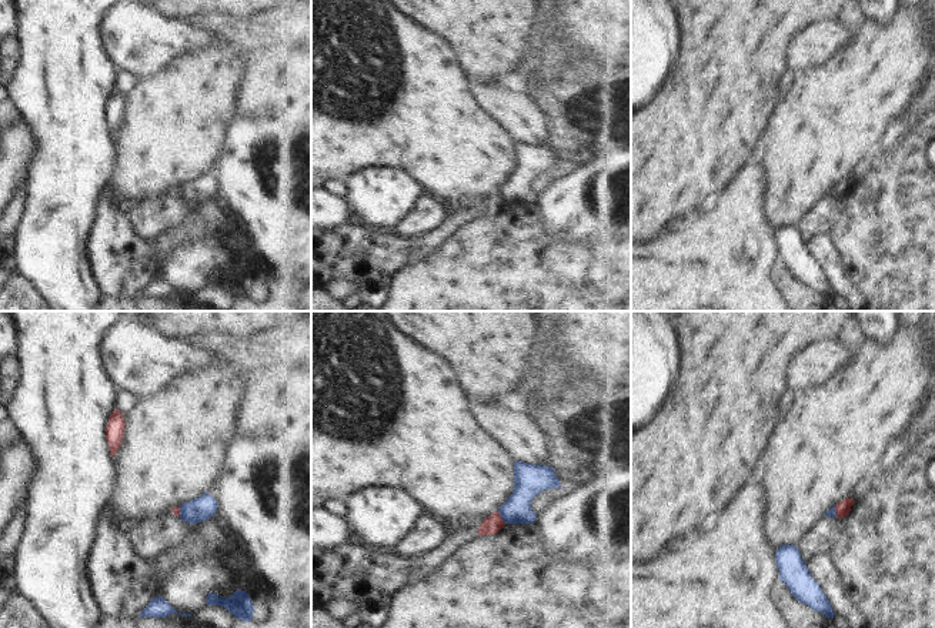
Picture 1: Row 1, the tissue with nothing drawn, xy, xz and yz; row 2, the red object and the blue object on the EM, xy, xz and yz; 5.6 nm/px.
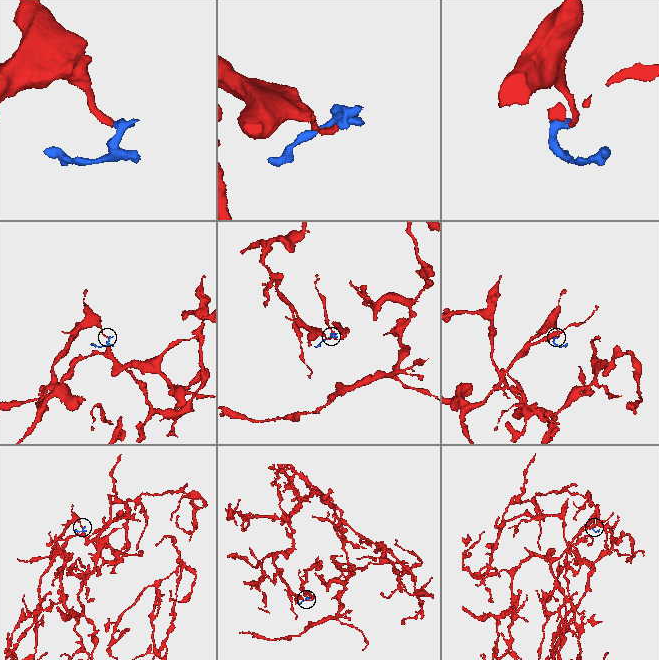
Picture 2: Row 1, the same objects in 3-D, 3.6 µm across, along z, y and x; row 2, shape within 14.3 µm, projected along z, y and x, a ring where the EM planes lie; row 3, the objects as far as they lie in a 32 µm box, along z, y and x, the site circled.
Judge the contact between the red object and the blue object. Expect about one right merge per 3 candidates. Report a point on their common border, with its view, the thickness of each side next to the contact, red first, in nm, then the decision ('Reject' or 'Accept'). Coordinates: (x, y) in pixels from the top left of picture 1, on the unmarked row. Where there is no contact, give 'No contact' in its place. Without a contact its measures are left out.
Touches red at xz (500, 197). Thickness 100 nm (red) against 160 nm. Reject.

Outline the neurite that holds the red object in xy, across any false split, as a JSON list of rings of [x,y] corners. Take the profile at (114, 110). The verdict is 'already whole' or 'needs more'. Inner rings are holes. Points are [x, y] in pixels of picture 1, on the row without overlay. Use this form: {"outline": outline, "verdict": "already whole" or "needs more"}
{"outline": [[[117,88],[110,94],[106,106],[106,120],[110,127],[111,137],[117,134],[124,116],[126,101],[123,93]]], "verdict": "already whole"}

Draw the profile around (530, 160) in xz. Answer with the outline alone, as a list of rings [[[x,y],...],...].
[[[514,143],[514,171],[500,187],[498,193],[505,204],[534,204],[537,194],[531,181],[545,170],[561,168],[554,148],[550,146]]]

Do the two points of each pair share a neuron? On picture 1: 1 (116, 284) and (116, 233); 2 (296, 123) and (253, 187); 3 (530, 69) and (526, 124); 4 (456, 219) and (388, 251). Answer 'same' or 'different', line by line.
1: same
2: same
3: different
4: same

